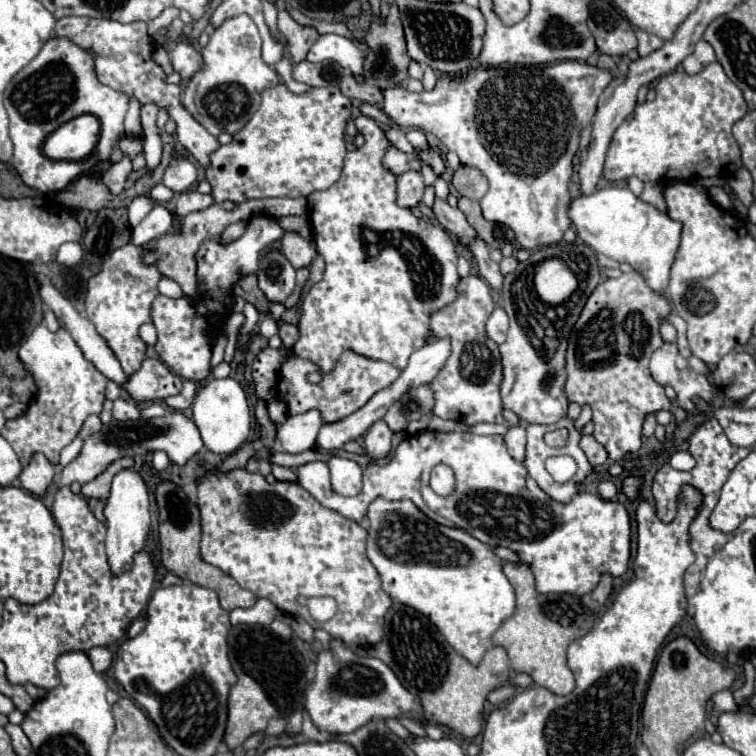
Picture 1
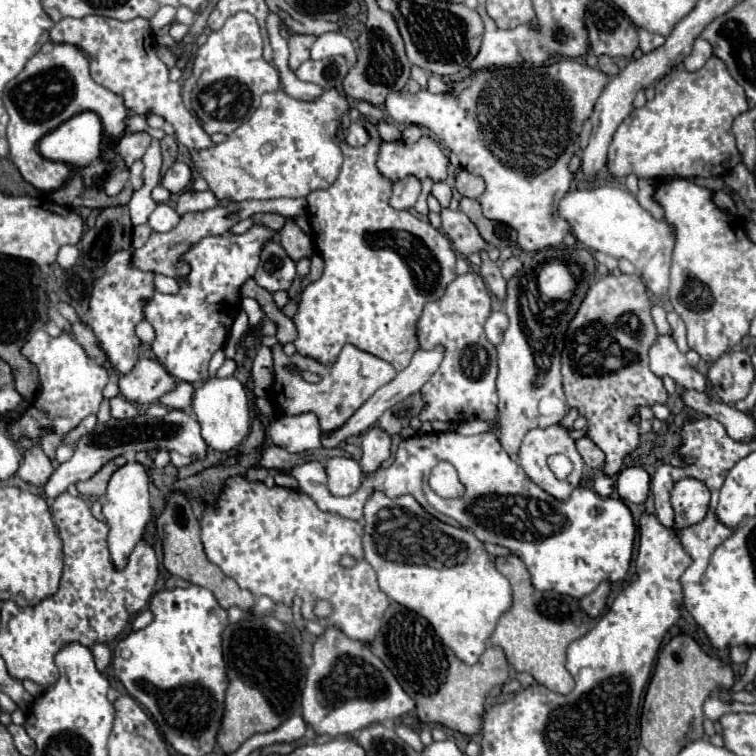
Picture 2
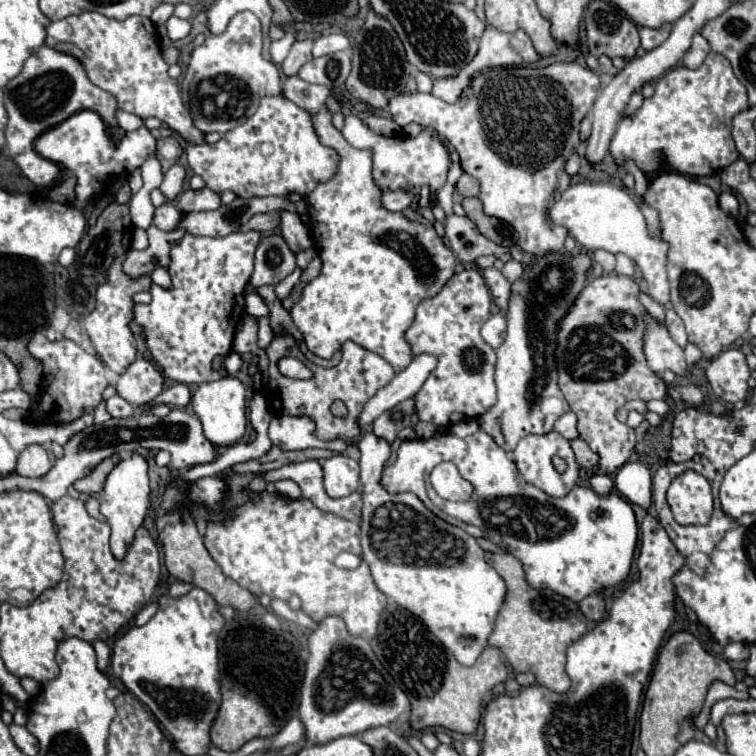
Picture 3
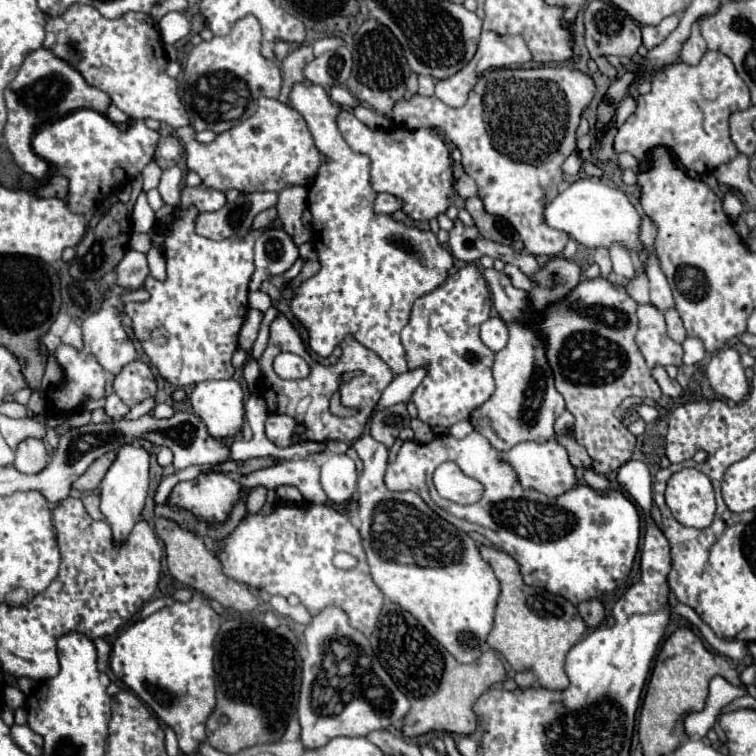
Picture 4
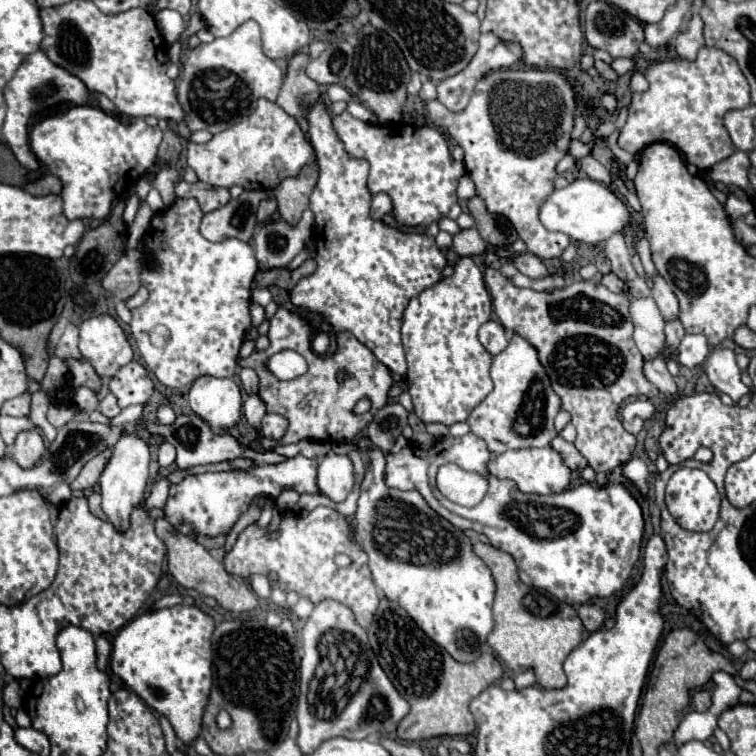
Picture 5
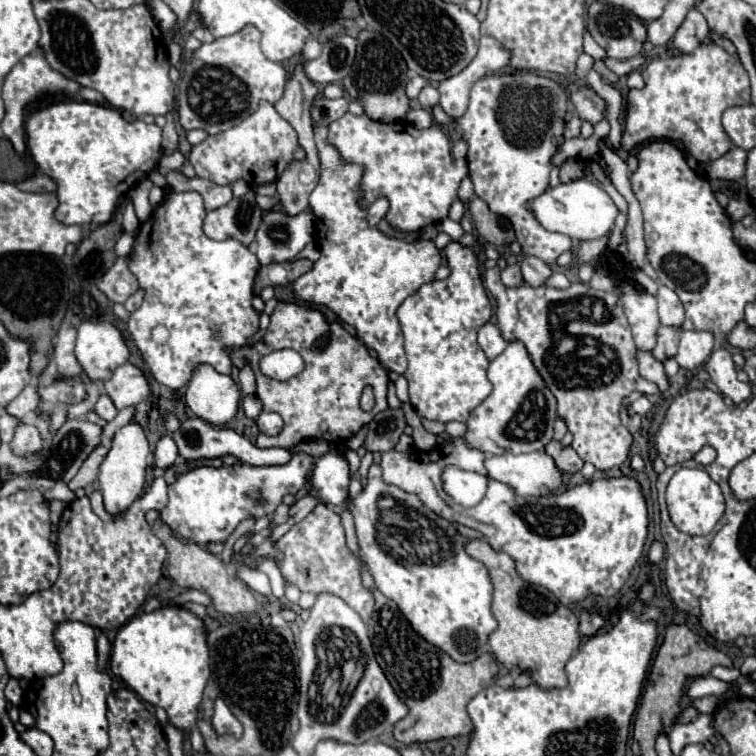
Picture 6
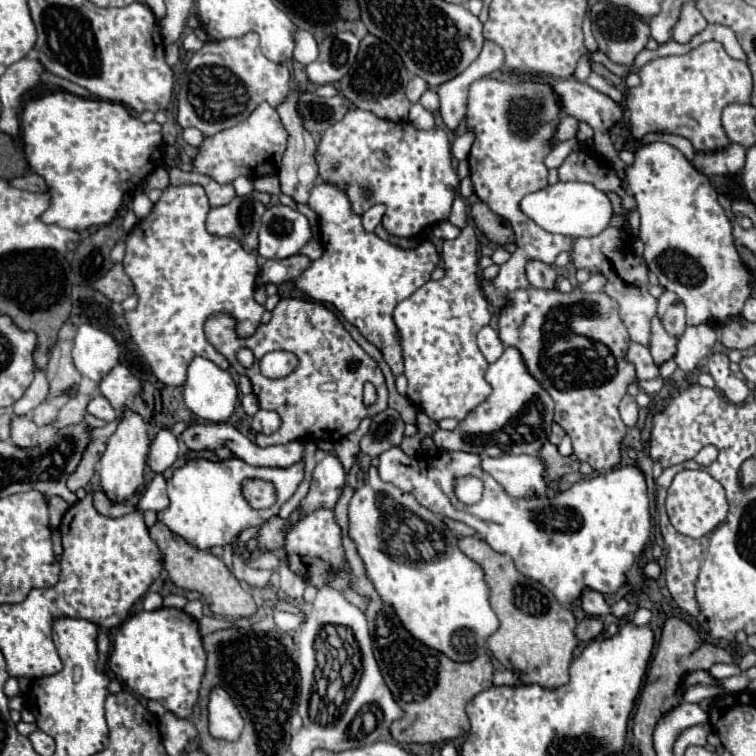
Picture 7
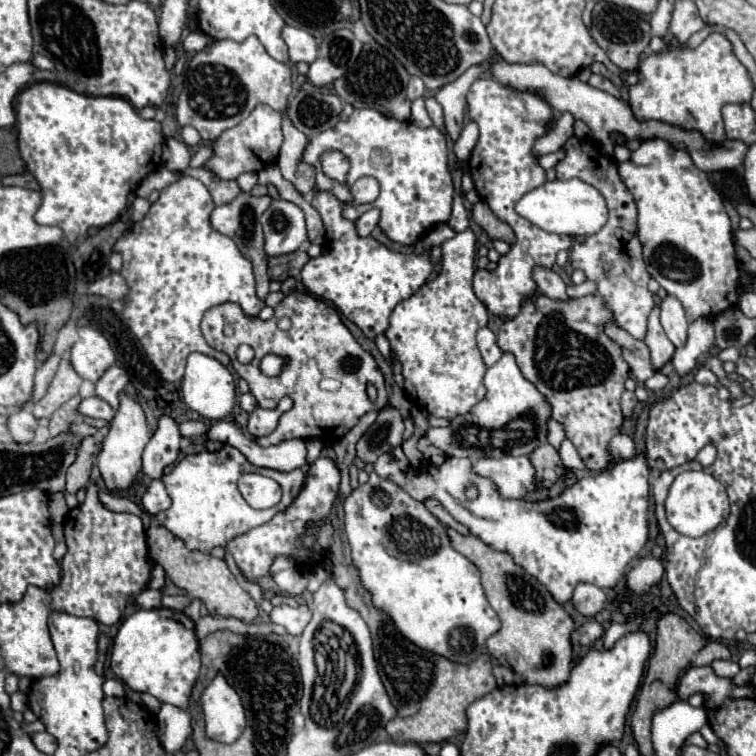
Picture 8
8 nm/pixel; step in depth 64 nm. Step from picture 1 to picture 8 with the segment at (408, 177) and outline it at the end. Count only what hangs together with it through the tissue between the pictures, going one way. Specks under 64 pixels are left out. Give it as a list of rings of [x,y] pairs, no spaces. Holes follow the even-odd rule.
[[[376,208],[368,210],[366,214],[362,214],[362,216],[356,220],[358,234],[360,234],[360,236],[370,236],[370,232],[378,226],[378,220],[380,220],[380,210],[376,210]]]

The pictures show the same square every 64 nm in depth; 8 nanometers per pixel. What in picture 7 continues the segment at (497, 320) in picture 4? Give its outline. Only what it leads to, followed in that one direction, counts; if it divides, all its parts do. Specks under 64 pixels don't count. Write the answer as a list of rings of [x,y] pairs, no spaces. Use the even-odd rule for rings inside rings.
[[[484,326],[478,332],[478,348],[480,348],[480,352],[484,354],[484,358],[488,362],[496,362],[500,358],[500,354],[504,352],[504,344],[500,342],[498,332],[490,326]]]

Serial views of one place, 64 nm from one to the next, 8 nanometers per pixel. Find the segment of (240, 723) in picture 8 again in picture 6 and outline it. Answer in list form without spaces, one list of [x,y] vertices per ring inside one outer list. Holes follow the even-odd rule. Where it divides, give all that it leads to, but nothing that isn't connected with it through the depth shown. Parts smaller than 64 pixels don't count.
[[[222,698],[216,700],[214,704],[214,718],[212,718],[214,730],[218,734],[234,734],[240,736],[242,734],[242,724],[238,722],[238,718],[230,712],[230,708],[226,706],[226,702]]]

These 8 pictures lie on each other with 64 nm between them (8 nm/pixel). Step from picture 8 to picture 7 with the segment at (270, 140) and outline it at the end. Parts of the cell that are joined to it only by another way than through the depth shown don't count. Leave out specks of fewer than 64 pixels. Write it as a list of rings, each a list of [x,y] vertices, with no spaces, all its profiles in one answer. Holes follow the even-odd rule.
[[[262,102],[244,122],[228,130],[222,130],[212,138],[204,138],[192,162],[196,172],[206,174],[220,184],[230,184],[238,176],[248,176],[256,180],[260,176],[278,174],[286,144],[288,144],[288,132],[280,122],[278,112],[272,106],[268,106],[268,102]]]

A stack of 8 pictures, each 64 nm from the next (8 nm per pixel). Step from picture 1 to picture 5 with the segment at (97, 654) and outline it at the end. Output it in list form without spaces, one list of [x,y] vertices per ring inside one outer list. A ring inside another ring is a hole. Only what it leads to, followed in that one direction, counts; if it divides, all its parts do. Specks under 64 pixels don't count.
[[[96,636],[96,654],[98,654],[98,668],[106,670],[110,658],[110,642],[104,636]]]

